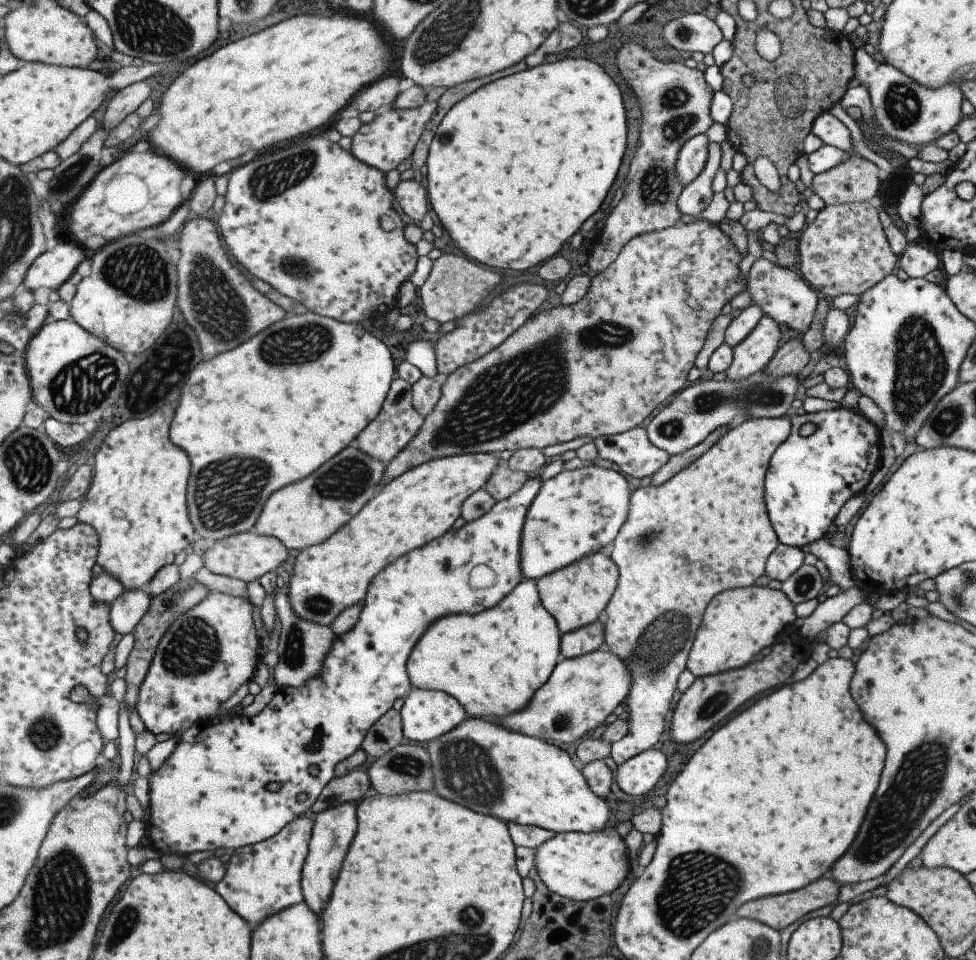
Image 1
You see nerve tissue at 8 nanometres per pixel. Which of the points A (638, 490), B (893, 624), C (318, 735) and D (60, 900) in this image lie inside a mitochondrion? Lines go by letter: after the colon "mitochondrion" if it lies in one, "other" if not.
A: other
B: other
C: other
D: mitochondrion

